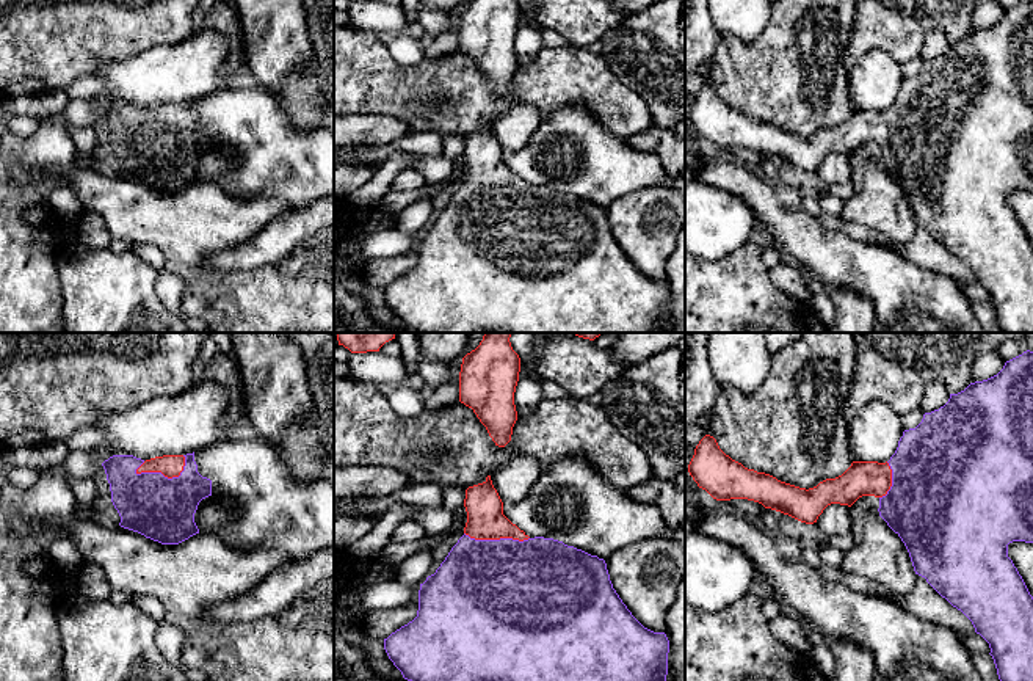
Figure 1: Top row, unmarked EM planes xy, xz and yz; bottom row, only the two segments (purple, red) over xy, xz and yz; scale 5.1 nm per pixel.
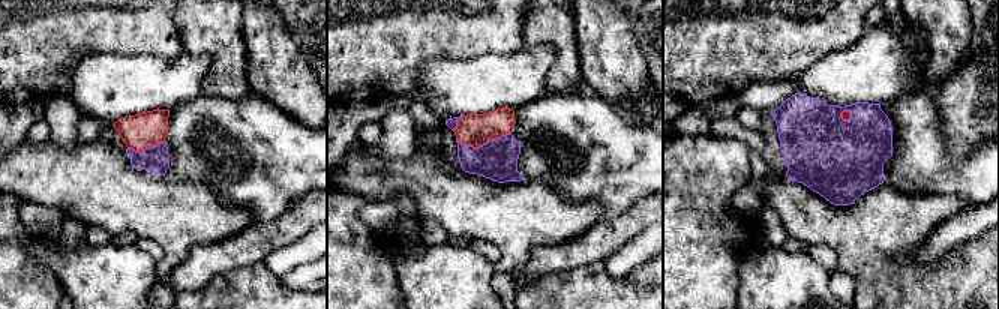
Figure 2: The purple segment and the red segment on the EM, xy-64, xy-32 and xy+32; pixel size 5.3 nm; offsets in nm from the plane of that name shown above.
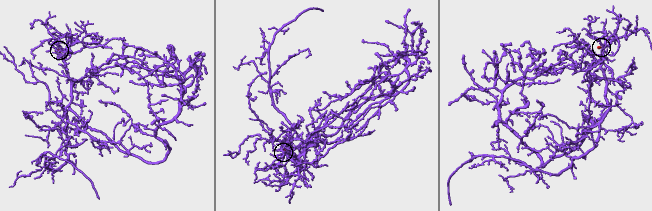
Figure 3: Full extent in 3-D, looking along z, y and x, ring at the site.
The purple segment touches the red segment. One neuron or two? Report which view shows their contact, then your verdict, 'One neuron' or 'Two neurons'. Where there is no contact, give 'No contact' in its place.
Touches purple in xy. One neuron

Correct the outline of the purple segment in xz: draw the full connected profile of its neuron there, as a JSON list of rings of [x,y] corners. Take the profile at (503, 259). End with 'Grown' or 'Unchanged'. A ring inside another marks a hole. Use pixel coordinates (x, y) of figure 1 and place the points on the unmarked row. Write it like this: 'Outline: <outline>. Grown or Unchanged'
Outline: [[[491,124],[466,138],[464,155],[467,160],[464,184],[436,221],[420,232],[417,265],[384,287],[384,298],[404,328],[414,333],[666,333],[669,289],[665,281],[644,276],[632,264],[613,237],[603,207],[553,187],[530,187],[503,163],[503,151]]]. Grown

